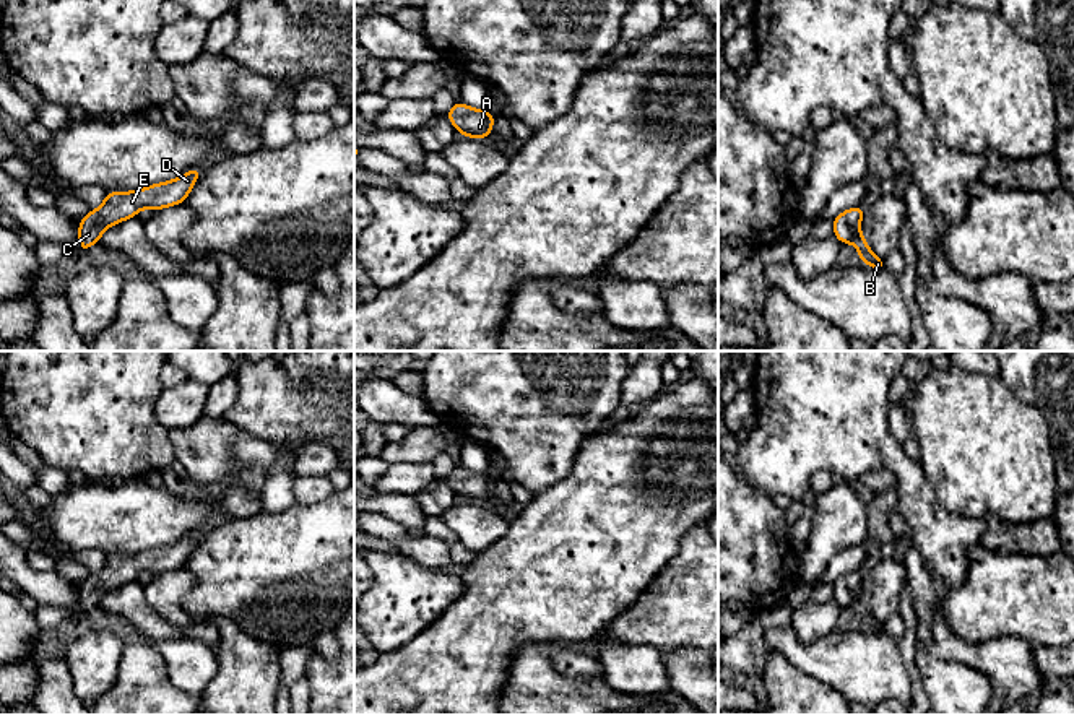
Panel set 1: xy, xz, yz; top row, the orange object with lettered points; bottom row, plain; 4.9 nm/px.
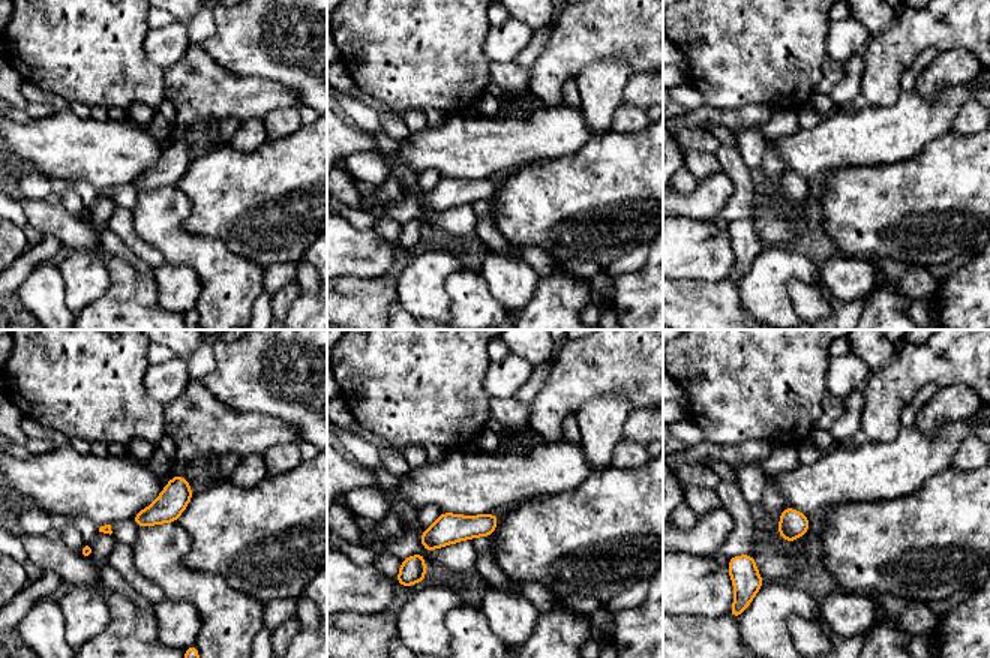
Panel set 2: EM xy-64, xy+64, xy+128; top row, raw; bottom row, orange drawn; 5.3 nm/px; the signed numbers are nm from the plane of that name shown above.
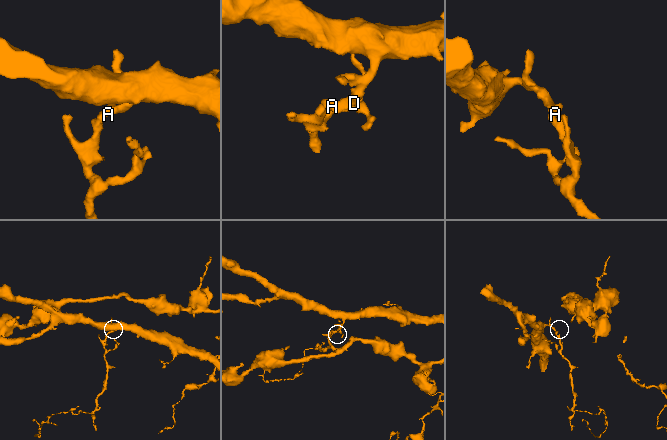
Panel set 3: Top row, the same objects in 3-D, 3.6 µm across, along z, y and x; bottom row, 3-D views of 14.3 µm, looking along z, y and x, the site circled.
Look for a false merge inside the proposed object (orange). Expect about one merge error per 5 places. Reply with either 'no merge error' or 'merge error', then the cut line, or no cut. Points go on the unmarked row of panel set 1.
no merge error | no cut

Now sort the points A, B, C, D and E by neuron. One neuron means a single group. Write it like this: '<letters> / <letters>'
A B C D E

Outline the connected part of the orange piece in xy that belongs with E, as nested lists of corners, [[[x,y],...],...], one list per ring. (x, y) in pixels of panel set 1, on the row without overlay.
[[[197,530],[169,546],[153,548],[135,556],[109,556],[104,567],[89,575],[78,590],[81,618],[97,608],[109,590],[136,580],[141,572],[156,575],[184,567],[200,538],[201,533]]]

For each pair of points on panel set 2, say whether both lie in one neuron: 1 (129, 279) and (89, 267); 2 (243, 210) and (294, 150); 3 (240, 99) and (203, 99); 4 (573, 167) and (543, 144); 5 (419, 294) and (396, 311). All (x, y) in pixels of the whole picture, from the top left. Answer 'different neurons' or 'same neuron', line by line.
1: different neurons
2: same neuron
3: same neuron
4: different neurons
5: different neurons

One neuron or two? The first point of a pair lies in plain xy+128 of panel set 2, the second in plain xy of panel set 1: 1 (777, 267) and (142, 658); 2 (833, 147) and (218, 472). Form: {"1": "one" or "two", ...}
{"1": "two", "2": "two"}

